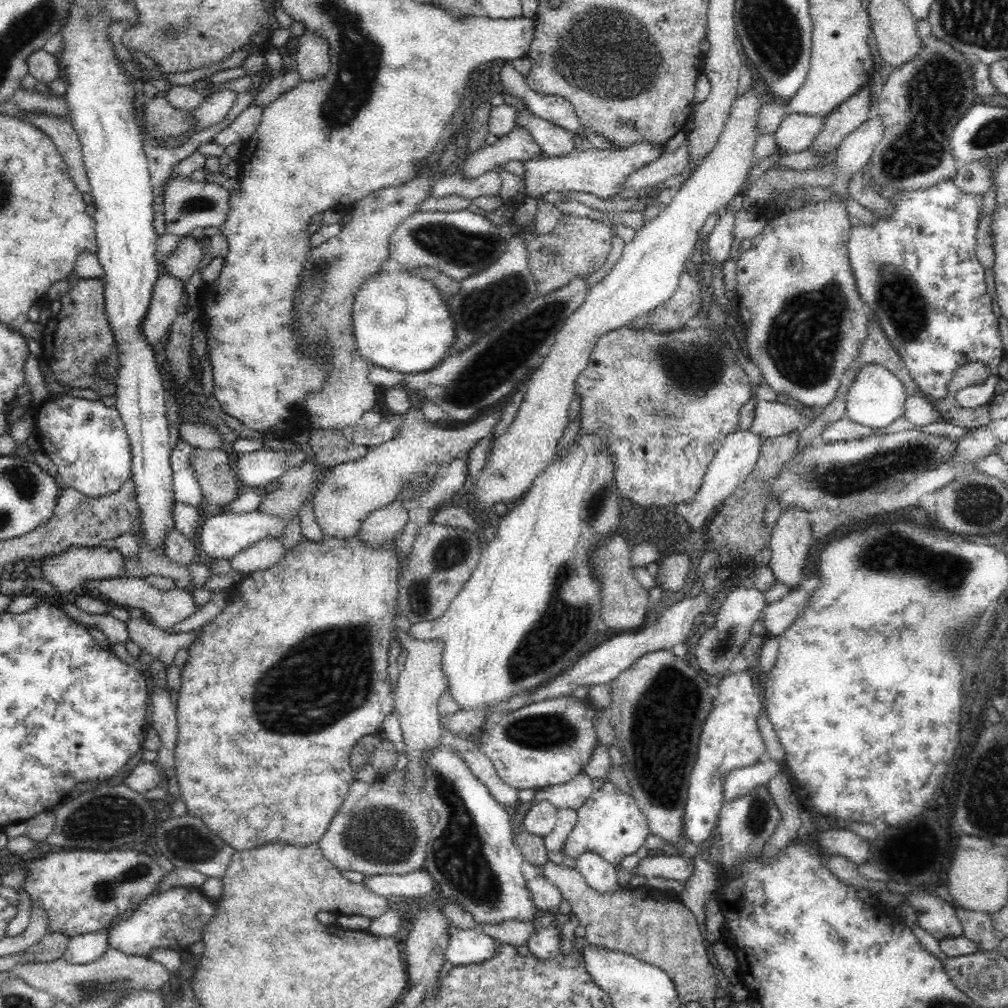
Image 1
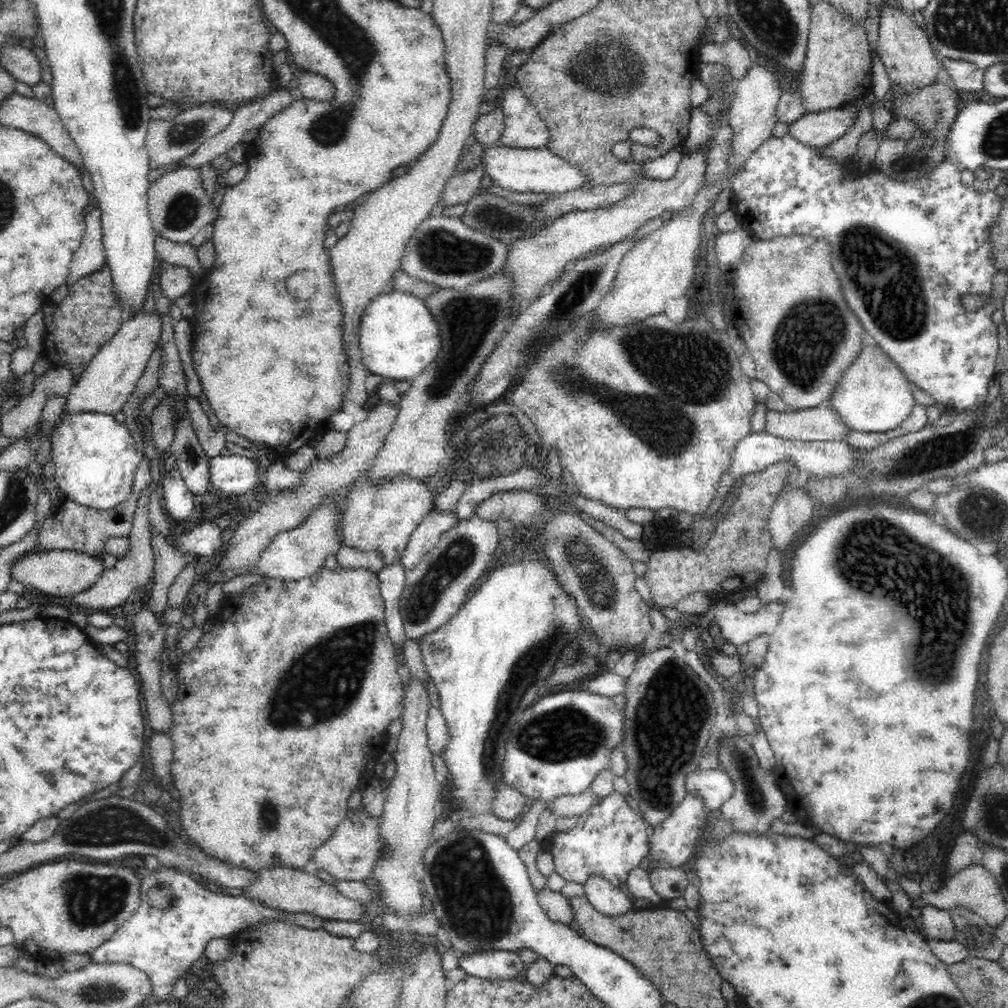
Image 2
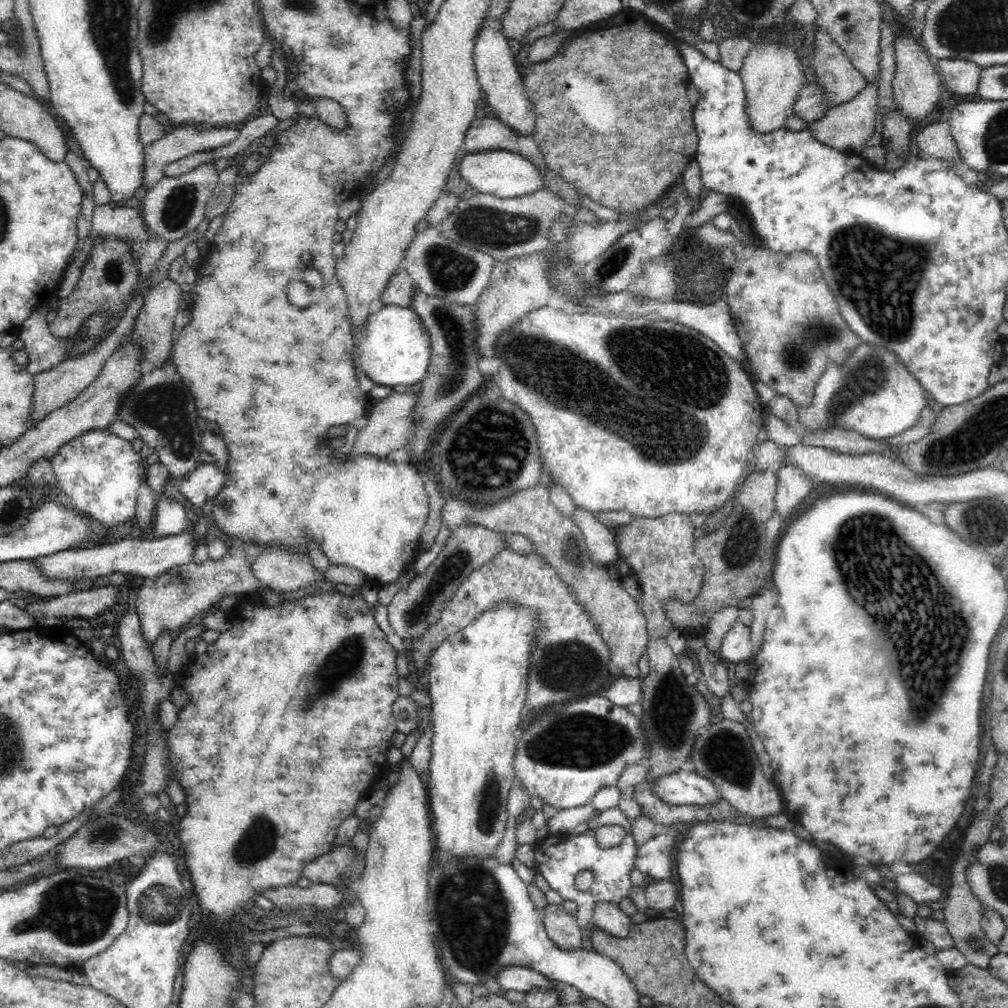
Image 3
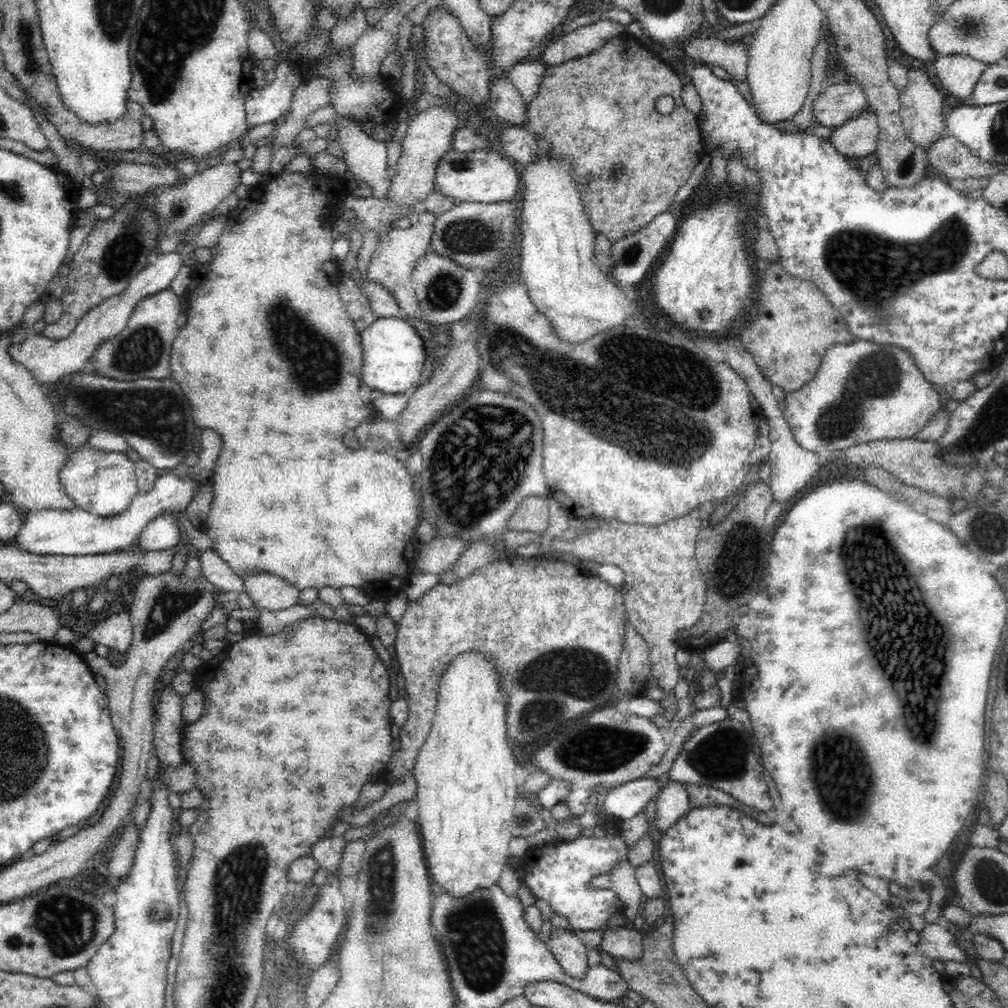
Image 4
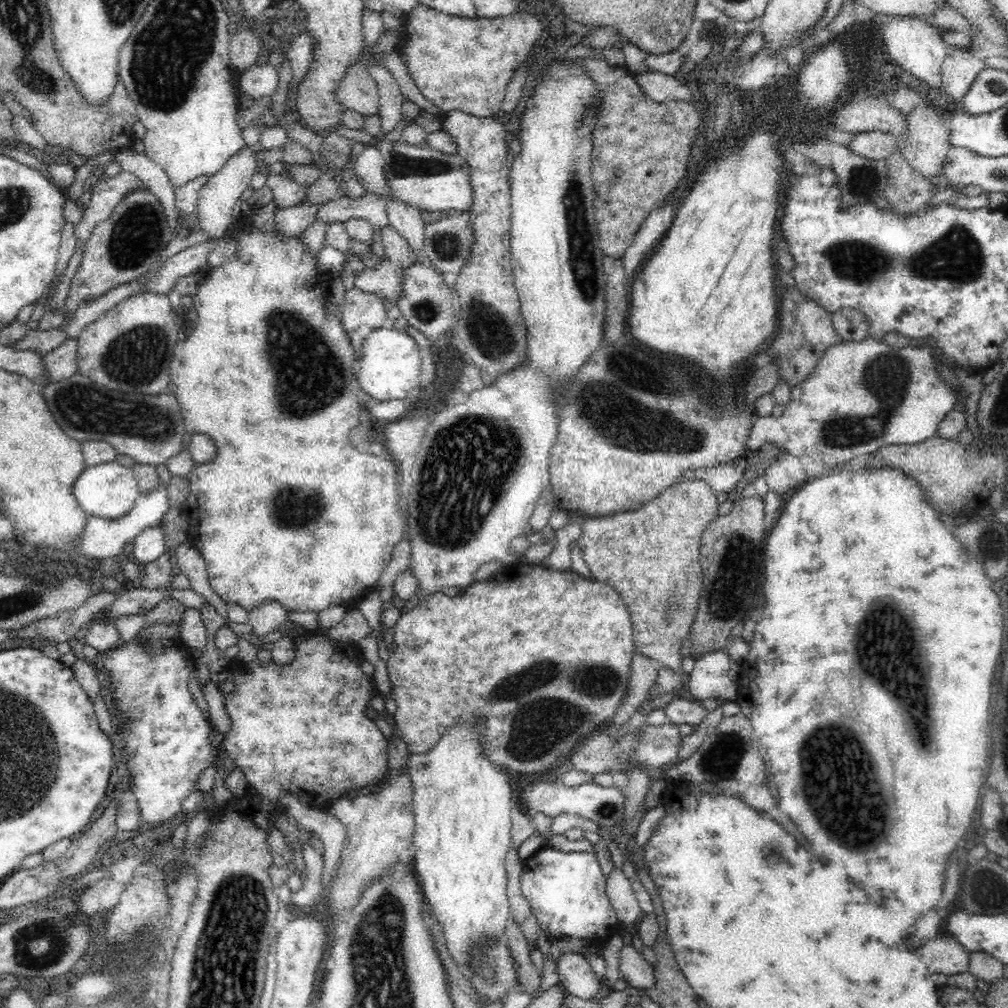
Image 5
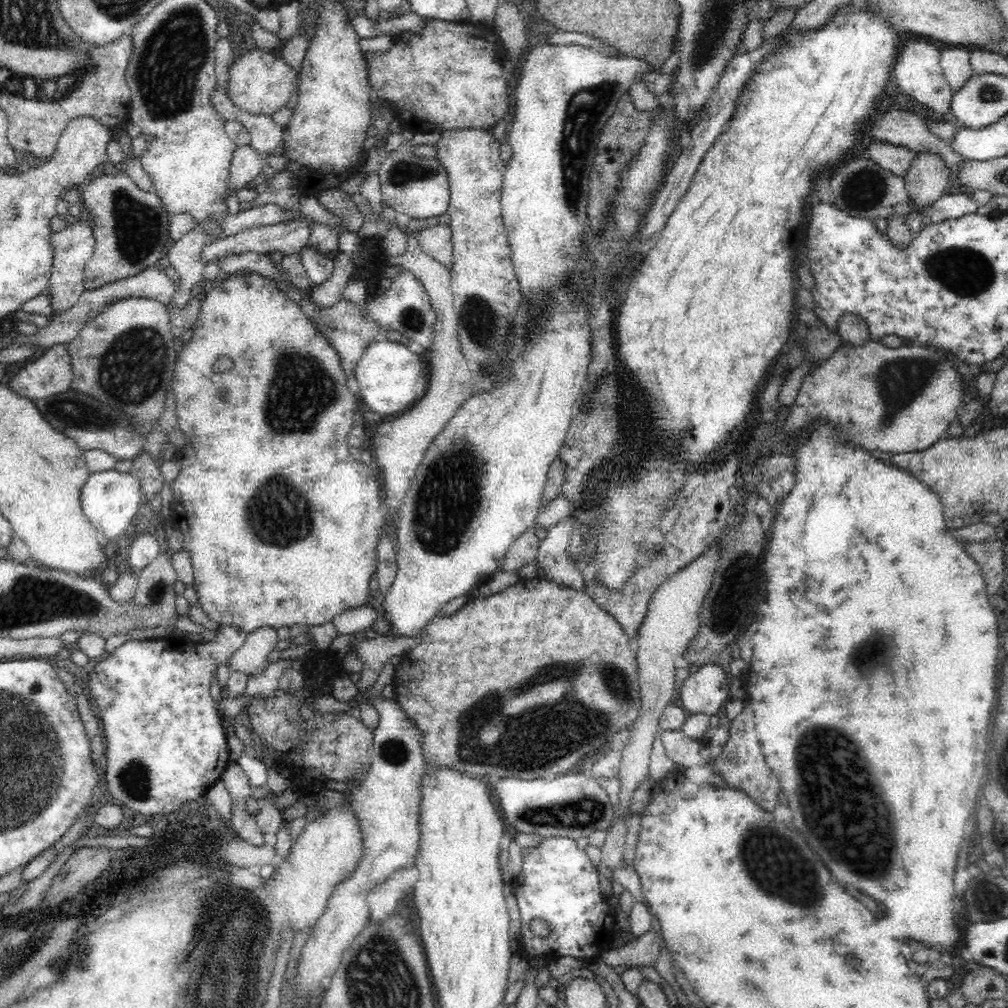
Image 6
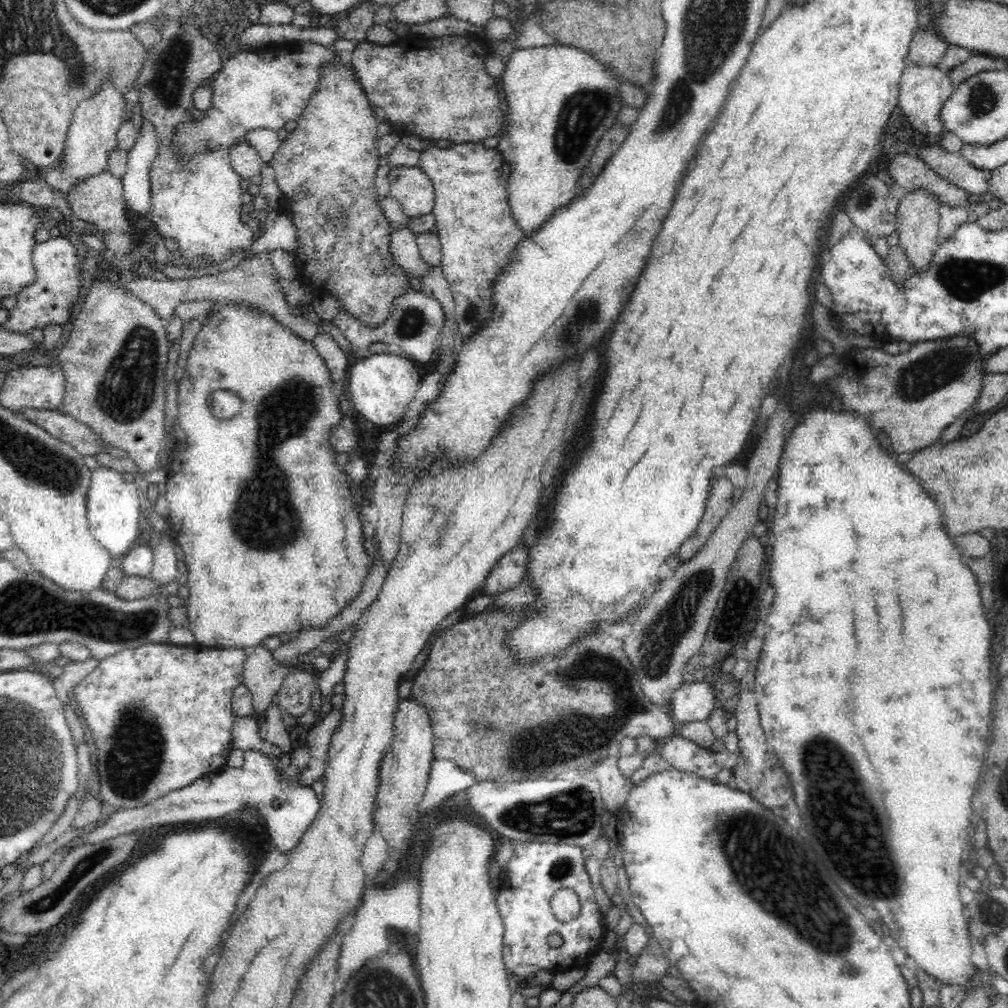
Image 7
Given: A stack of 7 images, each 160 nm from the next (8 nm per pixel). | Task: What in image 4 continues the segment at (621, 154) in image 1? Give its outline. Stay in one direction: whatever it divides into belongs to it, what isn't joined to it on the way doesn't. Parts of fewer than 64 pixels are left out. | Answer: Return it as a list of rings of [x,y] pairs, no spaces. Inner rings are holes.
[[[451,148],[451,150],[443,153],[443,156],[437,163],[437,168],[434,170],[434,188],[432,188],[432,191],[438,191],[440,195],[454,199],[456,204],[494,204],[504,201],[516,201],[519,193],[519,185],[519,168],[507,157],[501,156],[496,152],[488,152],[486,149],[479,149],[471,152],[455,152]]]

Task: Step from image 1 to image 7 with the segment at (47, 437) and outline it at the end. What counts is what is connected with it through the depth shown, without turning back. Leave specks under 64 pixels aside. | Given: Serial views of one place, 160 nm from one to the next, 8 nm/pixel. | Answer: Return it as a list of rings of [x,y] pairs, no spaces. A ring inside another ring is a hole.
[[[108,466],[91,471],[91,483],[88,489],[87,520],[92,537],[110,556],[124,556],[137,542],[141,531],[139,518],[141,505],[138,490],[134,483],[124,481],[122,472]]]

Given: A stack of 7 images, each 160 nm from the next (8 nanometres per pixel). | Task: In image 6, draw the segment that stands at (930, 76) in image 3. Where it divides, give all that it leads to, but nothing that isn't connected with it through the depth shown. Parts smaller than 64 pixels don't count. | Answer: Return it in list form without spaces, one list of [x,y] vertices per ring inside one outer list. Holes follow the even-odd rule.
[[[917,154],[914,164],[903,178],[911,211],[925,217],[925,208],[944,195],[950,173],[939,156]]]

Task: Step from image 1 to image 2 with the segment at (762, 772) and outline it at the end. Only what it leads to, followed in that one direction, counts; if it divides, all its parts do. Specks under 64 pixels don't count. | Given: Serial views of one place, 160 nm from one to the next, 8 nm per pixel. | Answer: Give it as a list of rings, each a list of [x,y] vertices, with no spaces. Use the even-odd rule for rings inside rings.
[[[699,763],[698,768],[688,774],[684,789],[686,789],[687,796],[690,794],[690,796],[696,796],[696,798],[702,799],[704,809],[708,811],[718,810],[727,802],[728,798],[730,798],[730,794],[734,792],[733,781],[726,775],[726,772],[722,771],[719,767],[712,768],[712,766],[709,770],[701,770]]]

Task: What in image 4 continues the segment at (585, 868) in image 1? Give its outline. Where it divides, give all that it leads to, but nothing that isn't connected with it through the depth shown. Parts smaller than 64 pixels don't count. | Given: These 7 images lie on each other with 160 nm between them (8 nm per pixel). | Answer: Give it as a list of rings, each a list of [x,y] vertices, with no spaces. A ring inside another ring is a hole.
[[[625,926],[610,928],[605,932],[601,950],[608,953],[616,962],[634,962],[643,955],[643,935]]]

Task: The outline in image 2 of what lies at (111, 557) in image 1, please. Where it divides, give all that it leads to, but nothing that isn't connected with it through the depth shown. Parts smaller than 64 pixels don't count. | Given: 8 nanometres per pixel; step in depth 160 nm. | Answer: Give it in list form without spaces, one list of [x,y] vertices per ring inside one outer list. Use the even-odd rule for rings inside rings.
[[[52,550],[40,554],[33,552],[20,557],[20,560],[13,561],[11,565],[11,580],[52,596],[71,597],[78,592],[87,590],[97,582],[104,570],[104,564],[99,562],[96,556],[70,550]]]

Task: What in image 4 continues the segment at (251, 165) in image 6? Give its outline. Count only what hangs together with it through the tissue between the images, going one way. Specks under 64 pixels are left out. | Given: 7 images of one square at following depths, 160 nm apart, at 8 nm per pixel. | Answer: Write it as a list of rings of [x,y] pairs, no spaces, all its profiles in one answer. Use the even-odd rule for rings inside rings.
[[[236,163],[218,165],[209,167],[208,170],[204,170],[200,174],[197,172],[180,188],[172,187],[156,198],[153,210],[157,214],[157,223],[164,232],[179,233],[192,226],[192,224],[196,224],[202,214],[212,212],[234,192],[236,186],[241,184],[243,172]]]

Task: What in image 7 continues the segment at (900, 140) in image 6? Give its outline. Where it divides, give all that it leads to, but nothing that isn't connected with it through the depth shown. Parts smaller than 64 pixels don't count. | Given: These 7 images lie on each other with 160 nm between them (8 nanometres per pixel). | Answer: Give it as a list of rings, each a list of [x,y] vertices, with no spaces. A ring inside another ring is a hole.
[[[940,144],[936,146],[924,147],[918,150],[918,157],[932,171],[937,172],[944,180],[950,184],[964,189],[970,196],[983,196],[989,191],[989,180],[991,177],[990,170],[982,170],[976,168],[965,160],[961,154],[949,154],[945,152]]]

